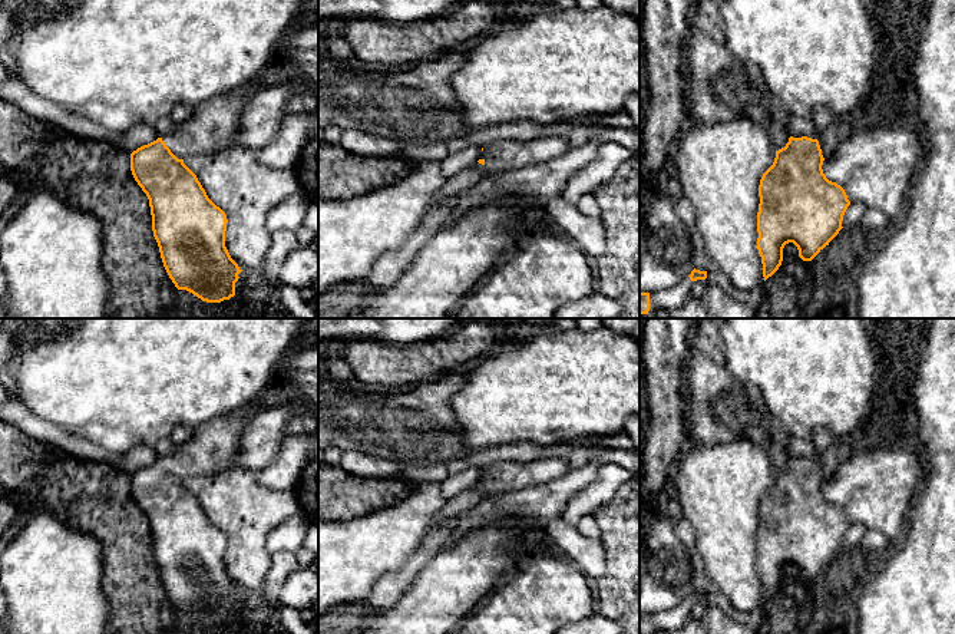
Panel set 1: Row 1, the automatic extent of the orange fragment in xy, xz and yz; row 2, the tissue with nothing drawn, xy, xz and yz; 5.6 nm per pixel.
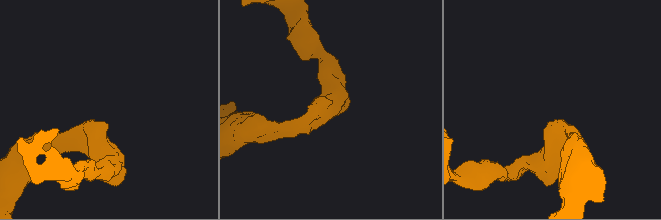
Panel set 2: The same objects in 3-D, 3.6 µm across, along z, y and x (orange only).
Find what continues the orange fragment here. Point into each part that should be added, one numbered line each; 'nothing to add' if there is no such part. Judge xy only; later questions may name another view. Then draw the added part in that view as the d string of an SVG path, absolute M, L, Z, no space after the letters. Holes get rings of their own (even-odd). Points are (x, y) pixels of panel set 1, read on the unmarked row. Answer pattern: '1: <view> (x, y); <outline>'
1: xy (211, 449); M257 399L247 407L199 425L192 436L162 462L178 481L215 475L235 468L239 435L258 412Z

